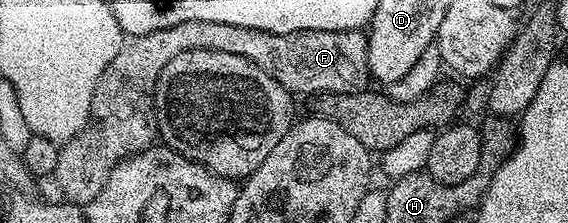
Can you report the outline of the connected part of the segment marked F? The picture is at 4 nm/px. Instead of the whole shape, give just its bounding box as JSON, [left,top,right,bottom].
[54,22,369,204]

